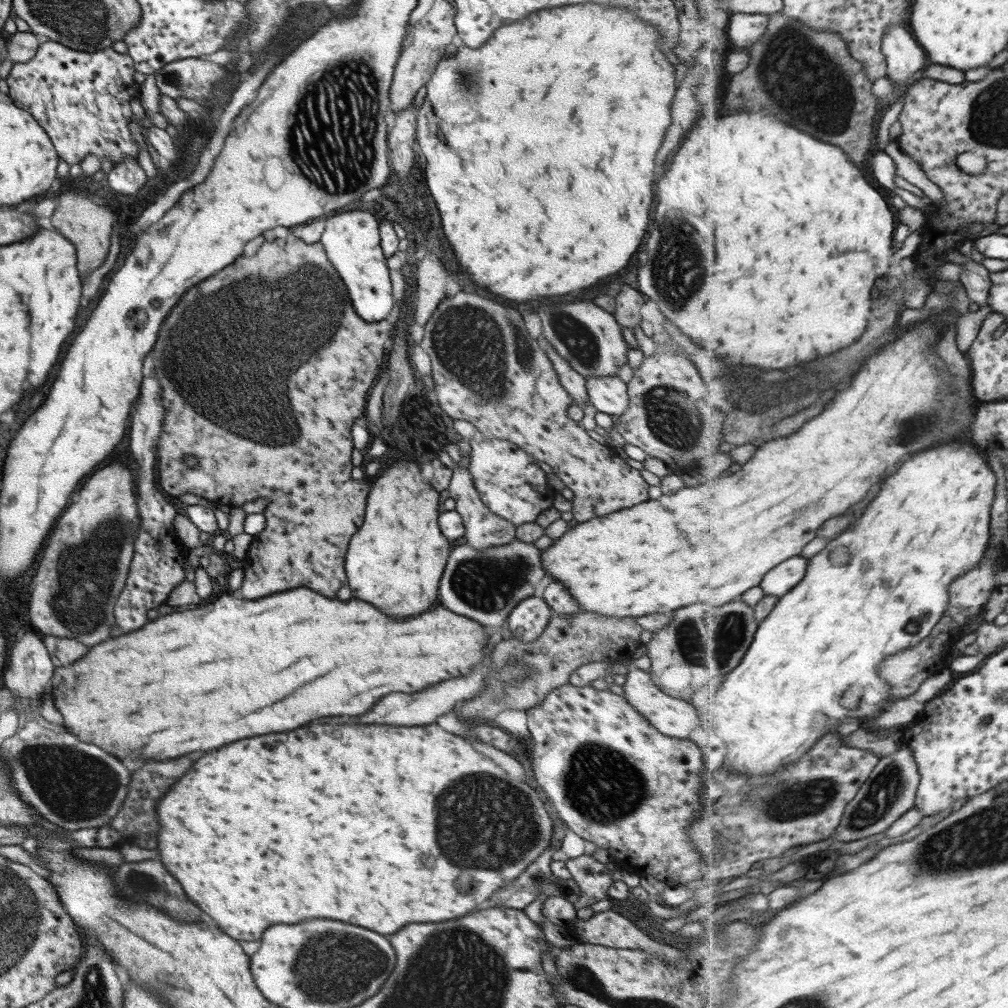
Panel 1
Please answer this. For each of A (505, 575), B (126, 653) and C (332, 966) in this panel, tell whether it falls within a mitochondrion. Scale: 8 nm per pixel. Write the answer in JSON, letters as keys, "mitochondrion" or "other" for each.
{"A":"mitochondrion","B":"other","C":"mitochondrion"}

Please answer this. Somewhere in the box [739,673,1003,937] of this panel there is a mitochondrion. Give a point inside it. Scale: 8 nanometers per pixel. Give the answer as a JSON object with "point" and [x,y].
{"point":[795,800]}

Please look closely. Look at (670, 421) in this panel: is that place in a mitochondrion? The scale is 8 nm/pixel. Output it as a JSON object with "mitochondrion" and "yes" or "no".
{"mitochondrion":"yes"}

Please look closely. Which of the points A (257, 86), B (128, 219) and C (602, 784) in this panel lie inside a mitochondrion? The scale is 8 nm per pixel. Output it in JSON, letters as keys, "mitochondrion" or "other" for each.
{"A":"other","B":"other","C":"mitochondrion"}

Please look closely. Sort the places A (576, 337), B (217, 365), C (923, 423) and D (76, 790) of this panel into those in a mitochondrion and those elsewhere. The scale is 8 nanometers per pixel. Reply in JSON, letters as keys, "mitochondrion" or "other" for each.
{"A":"mitochondrion","B":"mitochondrion","C":"mitochondrion","D":"mitochondrion"}

